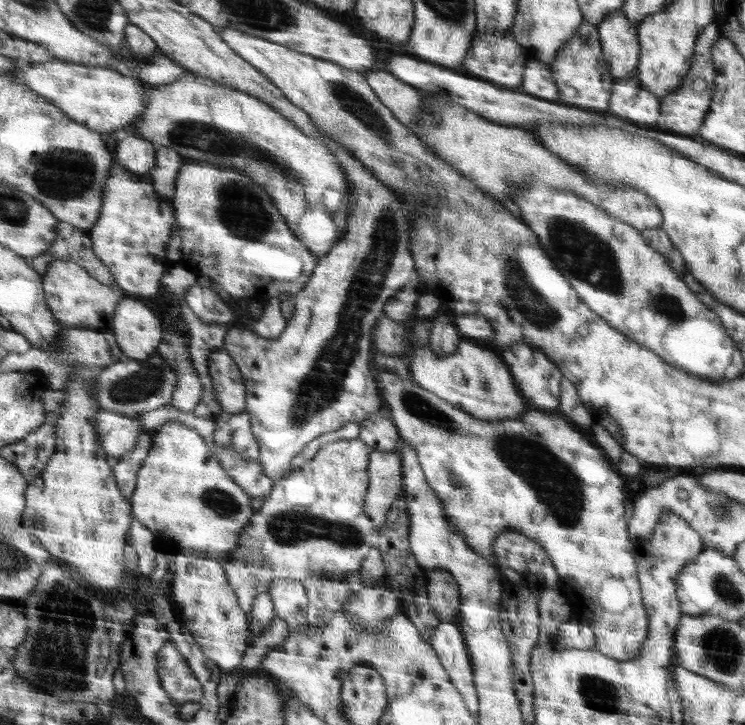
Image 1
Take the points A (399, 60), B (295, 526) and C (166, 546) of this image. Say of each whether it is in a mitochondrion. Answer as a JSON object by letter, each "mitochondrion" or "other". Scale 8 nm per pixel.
{"A":"other","B":"mitochondrion","C":"other"}

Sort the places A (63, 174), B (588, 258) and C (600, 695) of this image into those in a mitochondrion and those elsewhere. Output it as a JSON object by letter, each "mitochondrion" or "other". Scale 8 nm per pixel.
{"A":"mitochondrion","B":"mitochondrion","C":"mitochondrion"}

